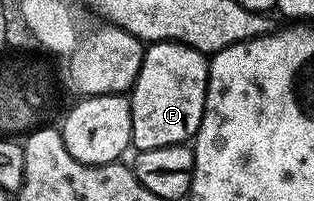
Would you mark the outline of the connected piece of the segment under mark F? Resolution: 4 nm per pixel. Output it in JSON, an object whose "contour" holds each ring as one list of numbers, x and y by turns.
{"contour":[[152,42,142,51,140,72,133,86,128,91,130,111,132,112,132,136,130,137,135,151,165,146,181,146,189,143,200,128,204,116,204,100,208,88,210,63,207,55,196,48,188,48,179,42]]}

